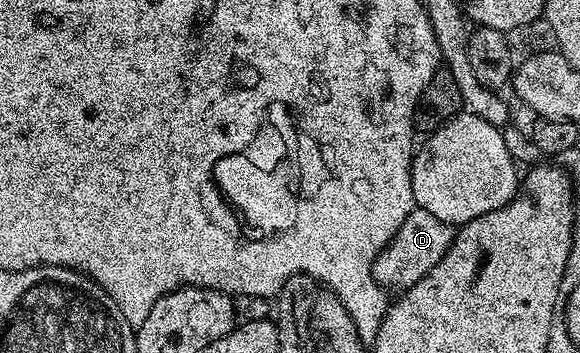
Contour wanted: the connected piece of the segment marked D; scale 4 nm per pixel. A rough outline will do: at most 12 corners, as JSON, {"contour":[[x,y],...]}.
{"contour":[[418,208],[371,274],[402,292],[449,252],[456,227]]}

